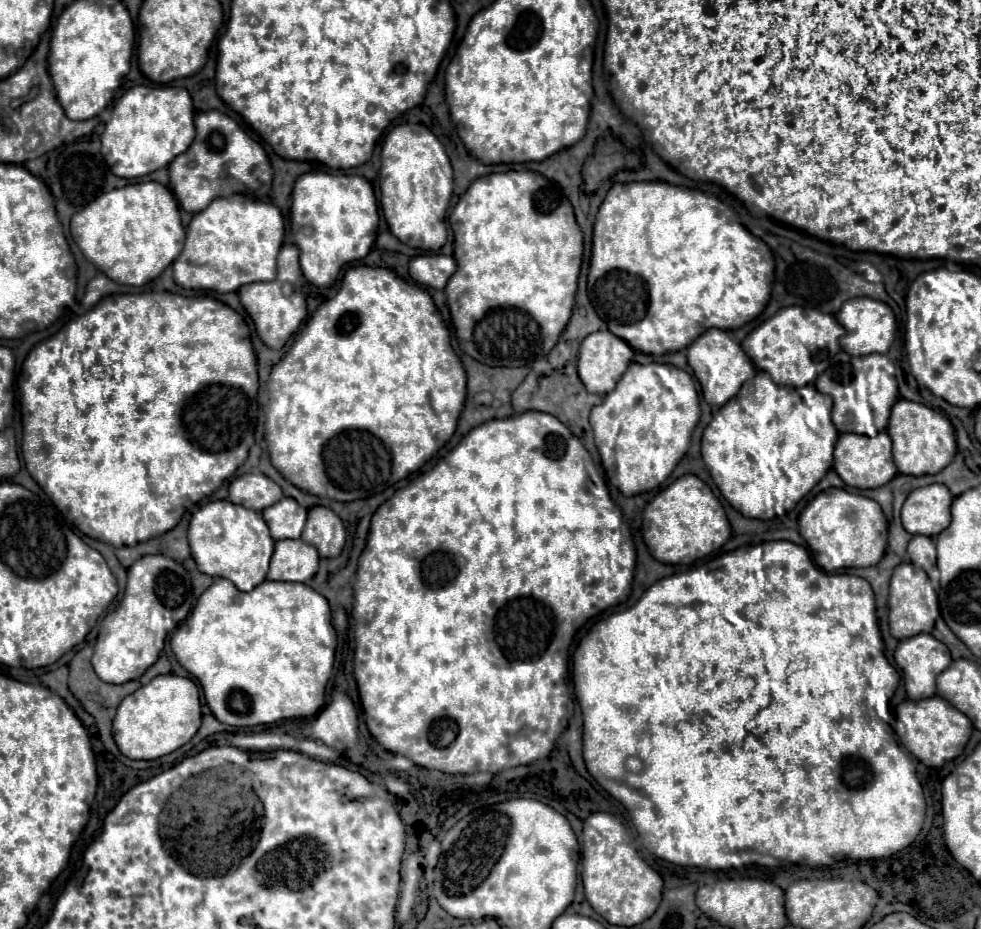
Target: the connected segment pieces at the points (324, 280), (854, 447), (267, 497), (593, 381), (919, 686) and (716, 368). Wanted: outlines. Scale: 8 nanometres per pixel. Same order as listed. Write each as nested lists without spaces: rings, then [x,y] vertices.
[[[324,172],[302,174],[292,190],[292,234],[300,252],[306,280],[328,288],[344,264],[362,260],[376,240],[379,213],[373,185],[362,176],[332,176]]]
[[[878,432],[878,436],[874,438],[860,436],[860,434],[840,434],[834,452],[834,470],[852,488],[868,490],[868,488],[880,488],[888,484],[896,476],[890,436],[886,432]]]
[[[250,472],[250,474],[242,474],[240,478],[236,478],[230,482],[230,502],[240,504],[244,508],[250,508],[254,512],[262,512],[264,508],[276,504],[282,498],[282,490],[280,486],[270,480],[268,476],[260,474],[260,472]]]
[[[598,330],[580,344],[580,380],[588,392],[604,396],[614,390],[633,358],[634,350],[629,344],[608,330]]]
[[[932,634],[900,640],[898,648],[894,650],[894,660],[902,670],[910,700],[934,696],[938,674],[944,672],[952,662],[948,648]]]
[[[710,328],[702,336],[698,336],[688,346],[686,356],[688,356],[690,368],[694,370],[694,376],[698,378],[698,382],[702,386],[704,400],[710,406],[724,406],[732,396],[736,396],[740,386],[746,380],[752,380],[756,374],[756,368],[754,368],[752,360],[748,360],[742,346],[738,342],[734,342],[726,330],[720,330],[720,328]]]

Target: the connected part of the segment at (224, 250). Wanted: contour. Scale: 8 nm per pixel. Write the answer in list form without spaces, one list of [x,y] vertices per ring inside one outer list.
[[[246,194],[216,198],[208,208],[194,214],[188,224],[184,250],[172,264],[174,282],[182,288],[206,288],[226,294],[256,280],[274,280],[282,240],[284,220],[280,208],[272,202]]]

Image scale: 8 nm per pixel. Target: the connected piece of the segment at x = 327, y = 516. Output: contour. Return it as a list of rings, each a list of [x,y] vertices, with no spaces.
[[[314,506],[308,510],[302,540],[316,546],[322,558],[336,558],[344,548],[346,530],[342,520],[330,508]]]

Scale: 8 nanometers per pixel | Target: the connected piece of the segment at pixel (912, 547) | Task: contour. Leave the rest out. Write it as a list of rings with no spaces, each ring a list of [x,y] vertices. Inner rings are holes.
[[[914,536],[908,544],[908,556],[910,562],[925,568],[930,581],[938,592],[940,590],[940,570],[938,570],[938,548],[936,548],[936,538],[928,536]]]

